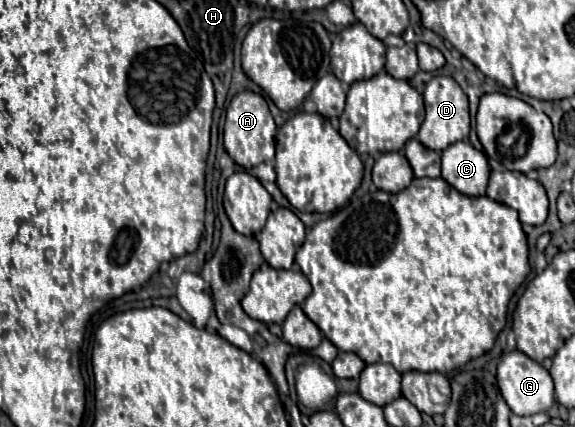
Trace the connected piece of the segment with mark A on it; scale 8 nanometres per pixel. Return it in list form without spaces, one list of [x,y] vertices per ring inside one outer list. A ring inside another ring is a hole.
[[[252,91],[238,93],[226,111],[226,123],[224,123],[224,147],[228,155],[240,167],[252,169],[264,161],[274,159],[274,137],[276,137],[276,125],[270,115],[266,99],[262,99],[262,95]]]

